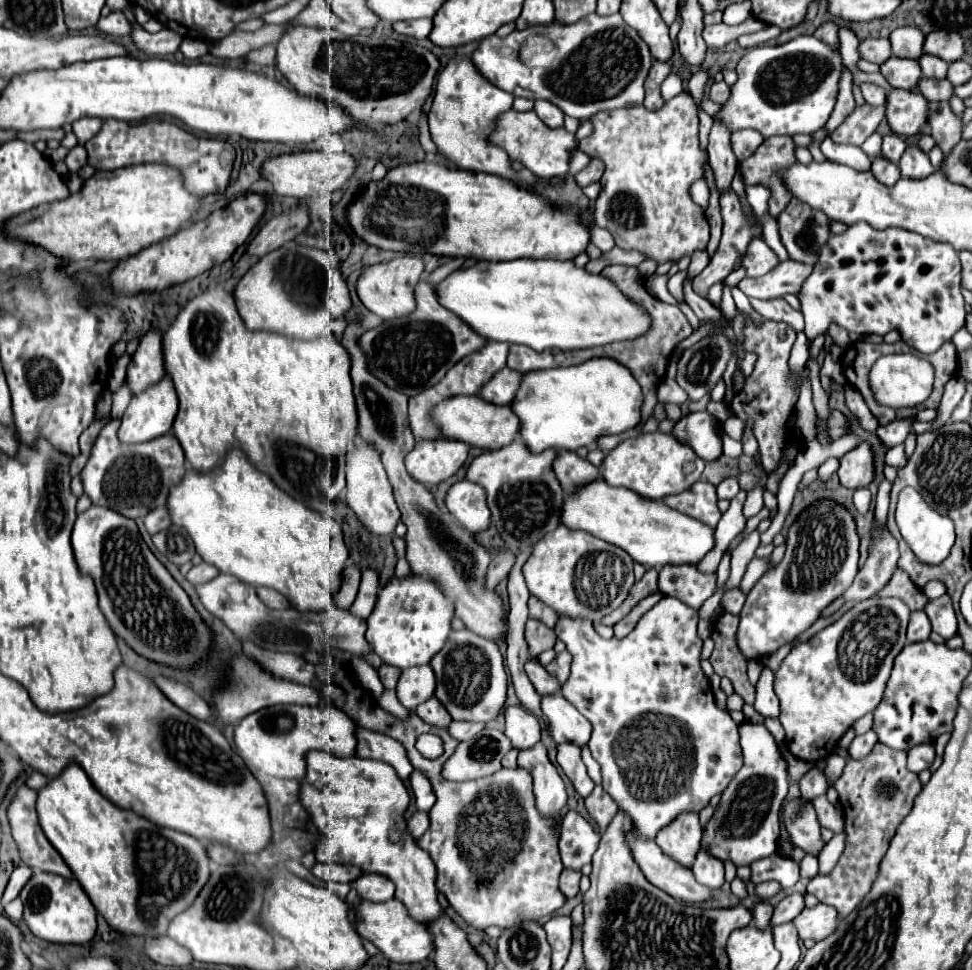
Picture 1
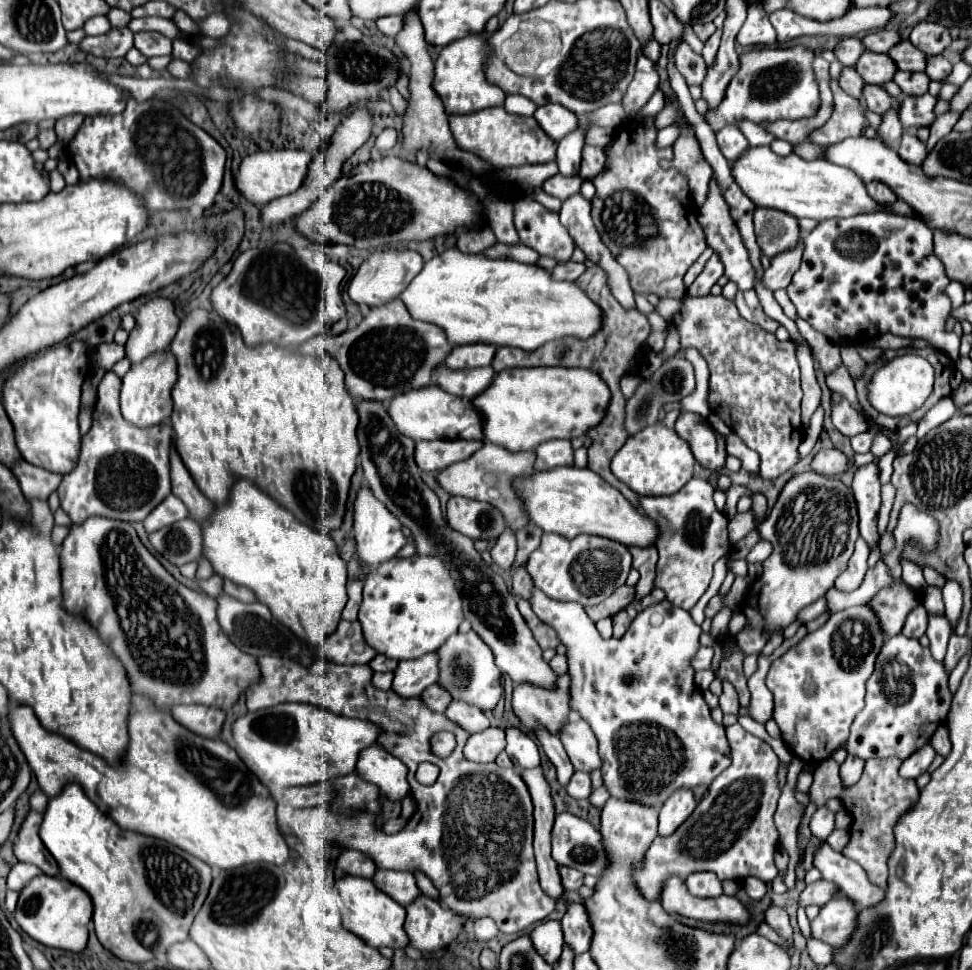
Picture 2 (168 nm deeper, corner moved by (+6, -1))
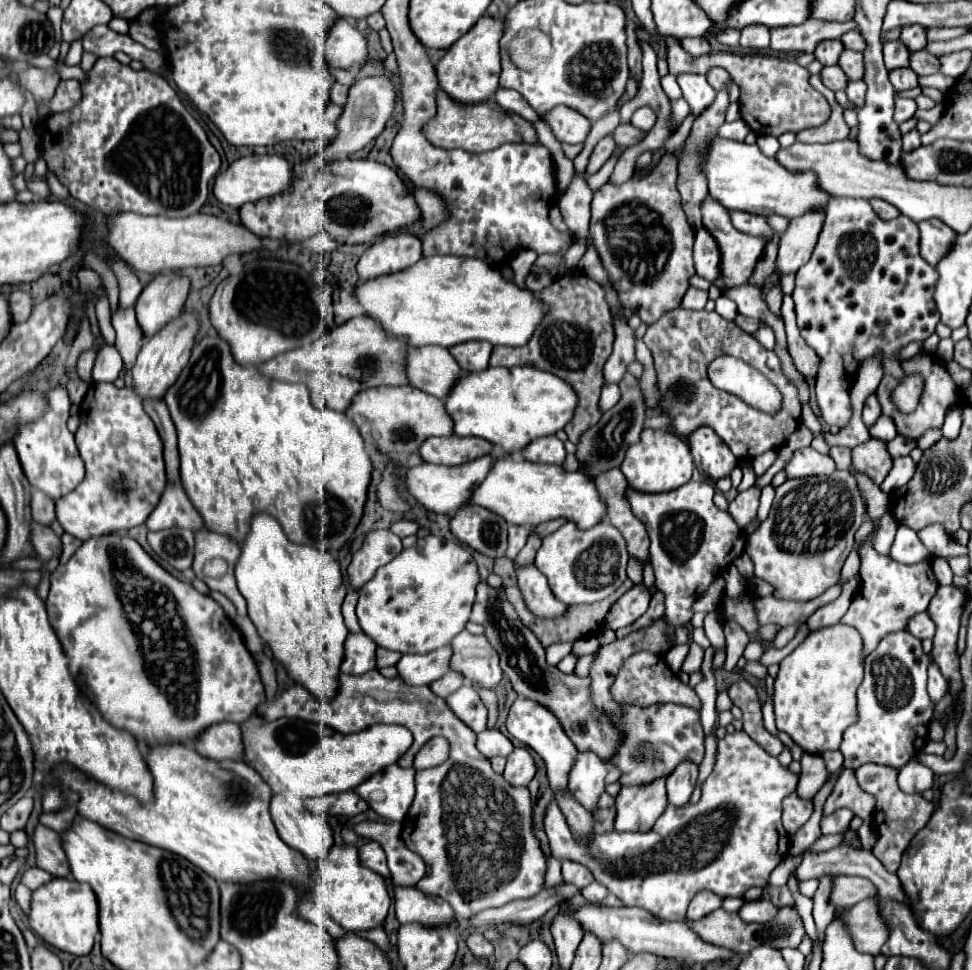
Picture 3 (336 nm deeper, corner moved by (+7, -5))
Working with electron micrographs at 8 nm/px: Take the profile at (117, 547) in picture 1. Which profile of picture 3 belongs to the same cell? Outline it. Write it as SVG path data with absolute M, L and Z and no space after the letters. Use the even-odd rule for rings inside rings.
M116 532L86 540L66 564L52 572L50 584L48 618L70 664L78 666L86 678L86 688L102 716L114 726L130 730L140 746L146 742L190 742L202 728L220 720L240 724L266 700L258 666L218 602L170 576L134 538ZM118 590L128 590L128 616ZM130 622L142 624L142 650Z

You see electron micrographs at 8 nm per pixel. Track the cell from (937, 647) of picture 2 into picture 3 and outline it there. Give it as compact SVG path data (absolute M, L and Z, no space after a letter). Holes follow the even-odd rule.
M930 660L930 666L928 666L928 694L930 694L930 698L934 702L938 702L946 690L948 690L946 678L942 676L938 664L934 660Z

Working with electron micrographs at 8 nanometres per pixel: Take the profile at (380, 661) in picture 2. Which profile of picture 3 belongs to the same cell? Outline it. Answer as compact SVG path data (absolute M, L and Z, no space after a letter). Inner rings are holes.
M378 648L376 650L376 668L382 670L382 668L388 668L388 666L396 666L398 658L400 658L398 652L390 652L390 650Z

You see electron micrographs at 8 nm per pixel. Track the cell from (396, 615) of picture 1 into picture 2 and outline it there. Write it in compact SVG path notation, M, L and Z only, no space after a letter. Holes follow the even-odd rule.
M435 556L393 558L379 564L365 578L359 622L369 646L395 660L413 660L439 650L463 622L459 590L451 582L447 564Z

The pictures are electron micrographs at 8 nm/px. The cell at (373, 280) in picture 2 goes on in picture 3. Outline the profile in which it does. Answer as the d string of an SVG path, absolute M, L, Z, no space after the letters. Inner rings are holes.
M410 234L384 236L360 256L356 270L360 282L366 282L380 276L402 272L414 266L420 258L422 258L420 238Z

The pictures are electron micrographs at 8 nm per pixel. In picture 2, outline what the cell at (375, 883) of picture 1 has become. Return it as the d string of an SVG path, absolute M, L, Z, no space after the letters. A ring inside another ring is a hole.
M377 870L373 882L401 906L409 906L413 898L419 898L419 894L423 894L415 882L415 876L407 870Z

